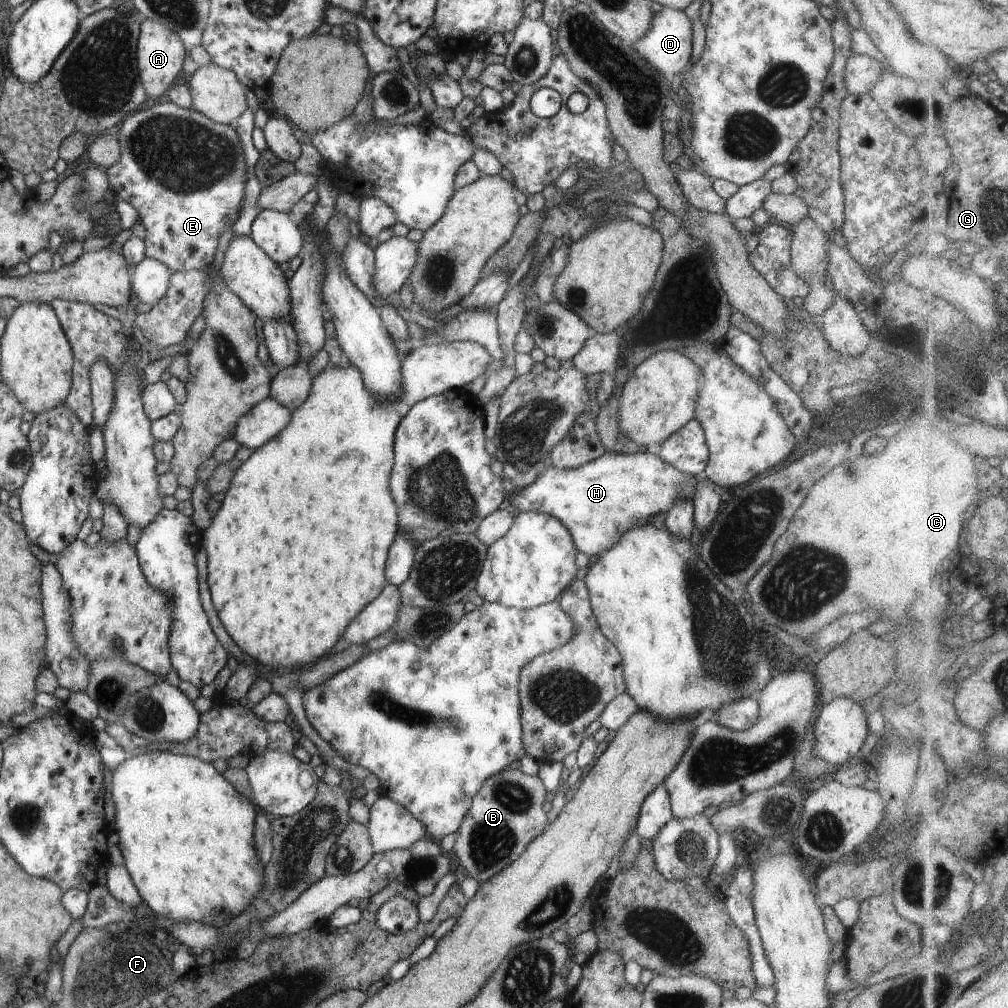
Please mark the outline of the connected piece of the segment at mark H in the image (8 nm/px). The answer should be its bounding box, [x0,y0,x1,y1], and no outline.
[504,451,697,556]

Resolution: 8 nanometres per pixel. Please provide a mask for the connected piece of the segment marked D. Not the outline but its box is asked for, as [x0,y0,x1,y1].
[631,7,692,81]

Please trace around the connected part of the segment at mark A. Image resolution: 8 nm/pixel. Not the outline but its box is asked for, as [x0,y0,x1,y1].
[136,18,185,101]

